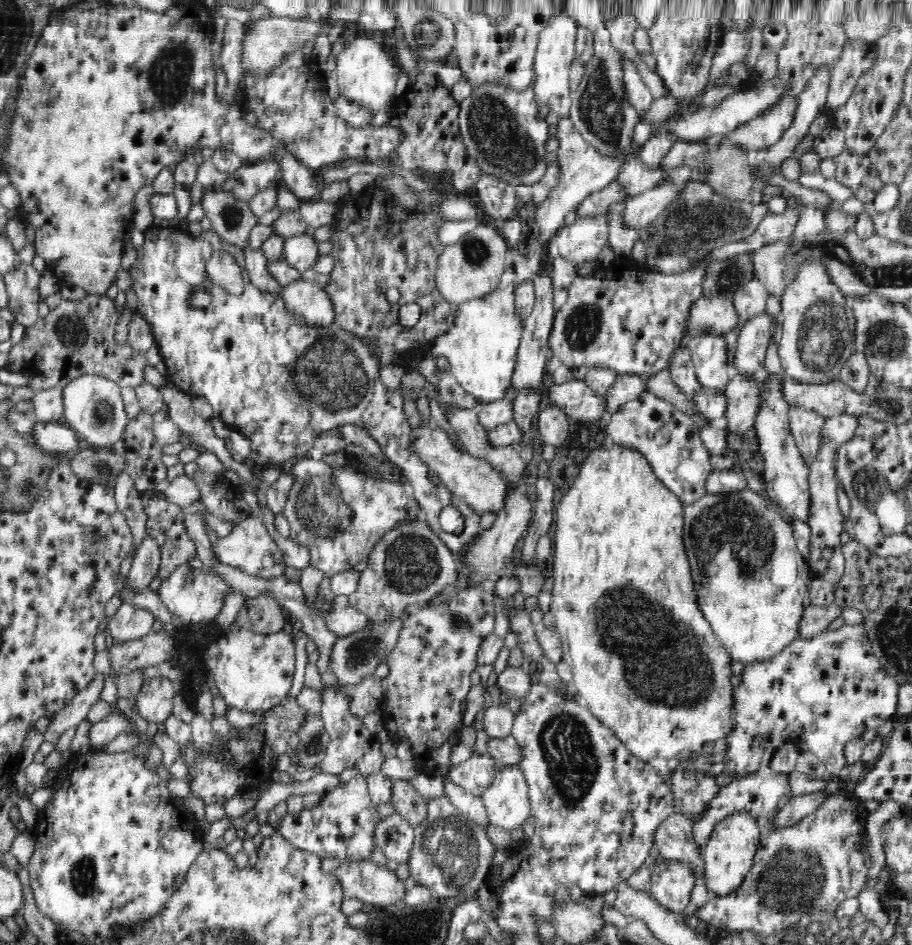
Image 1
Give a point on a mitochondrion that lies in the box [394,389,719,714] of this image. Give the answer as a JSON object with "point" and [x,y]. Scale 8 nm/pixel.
{"point":[687,683]}

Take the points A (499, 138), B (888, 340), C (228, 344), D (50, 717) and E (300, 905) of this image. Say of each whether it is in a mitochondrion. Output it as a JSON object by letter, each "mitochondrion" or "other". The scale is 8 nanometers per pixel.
{"A":"mitochondrion","B":"mitochondrion","C":"other","D":"other","E":"other"}

